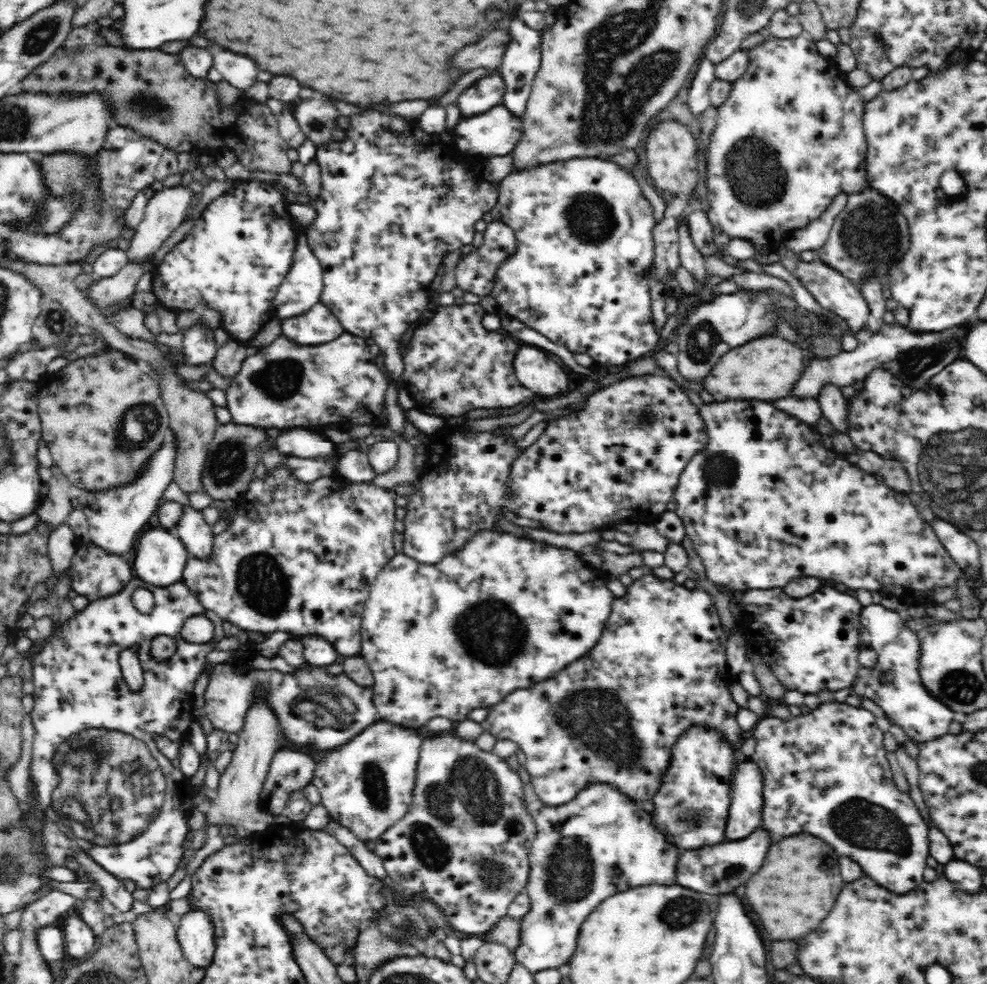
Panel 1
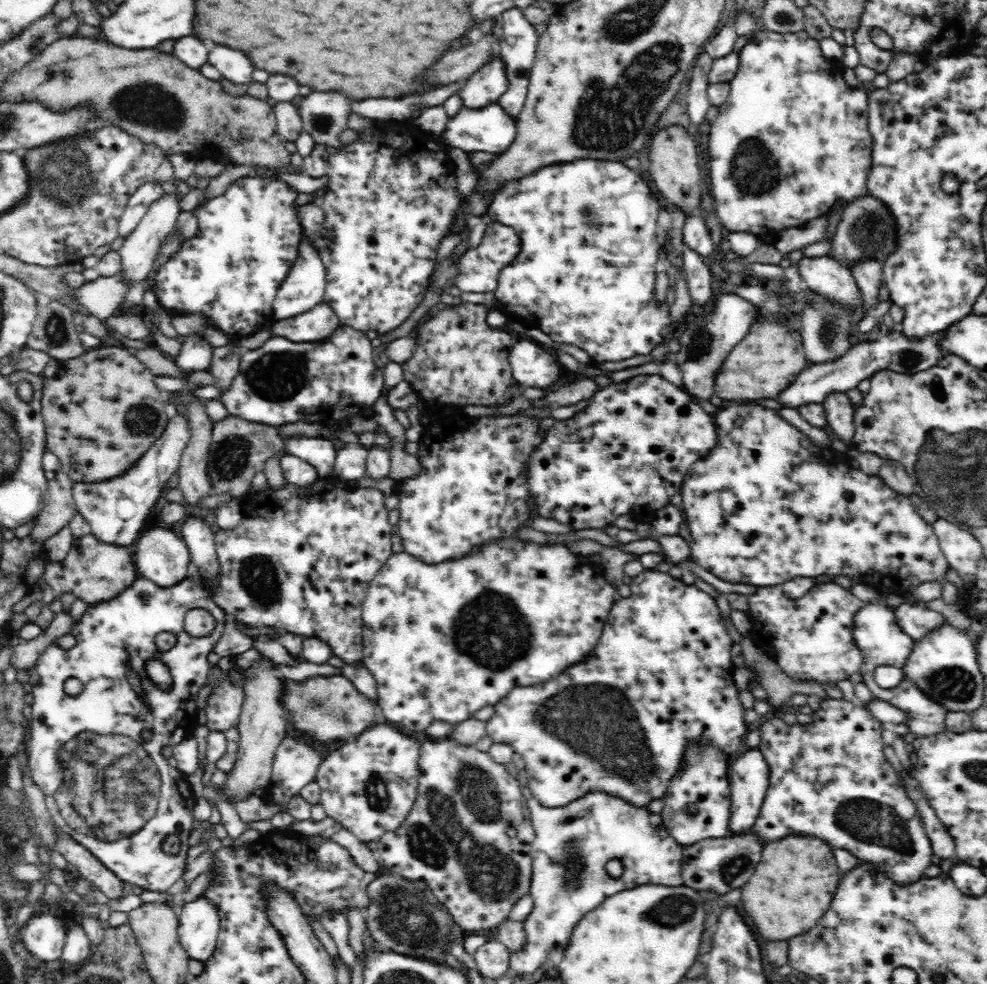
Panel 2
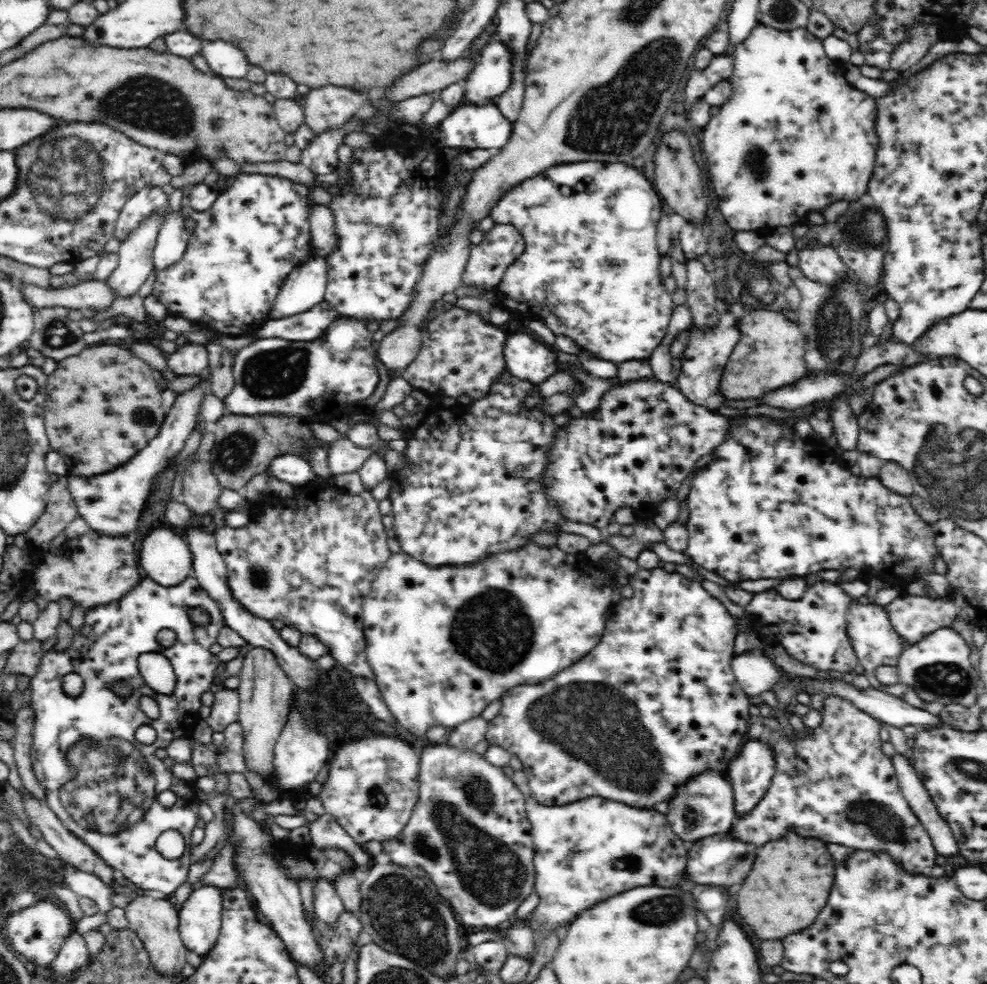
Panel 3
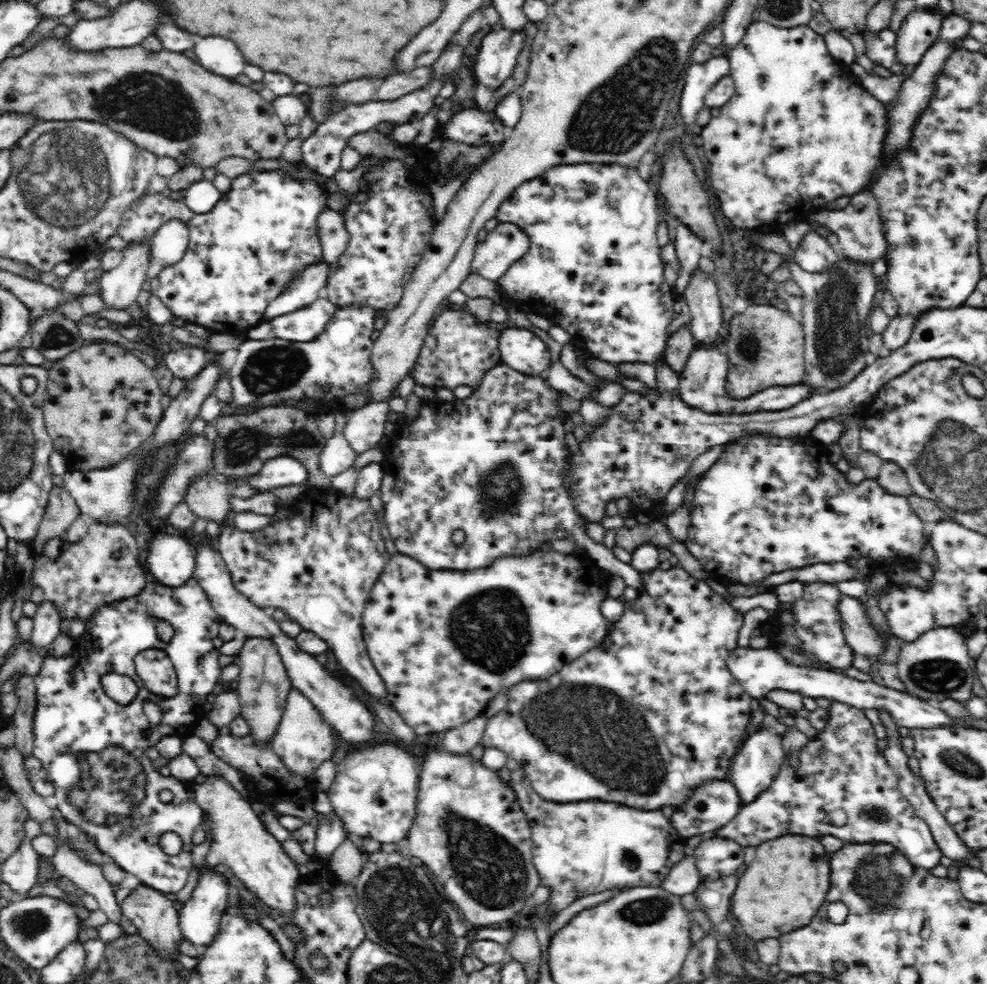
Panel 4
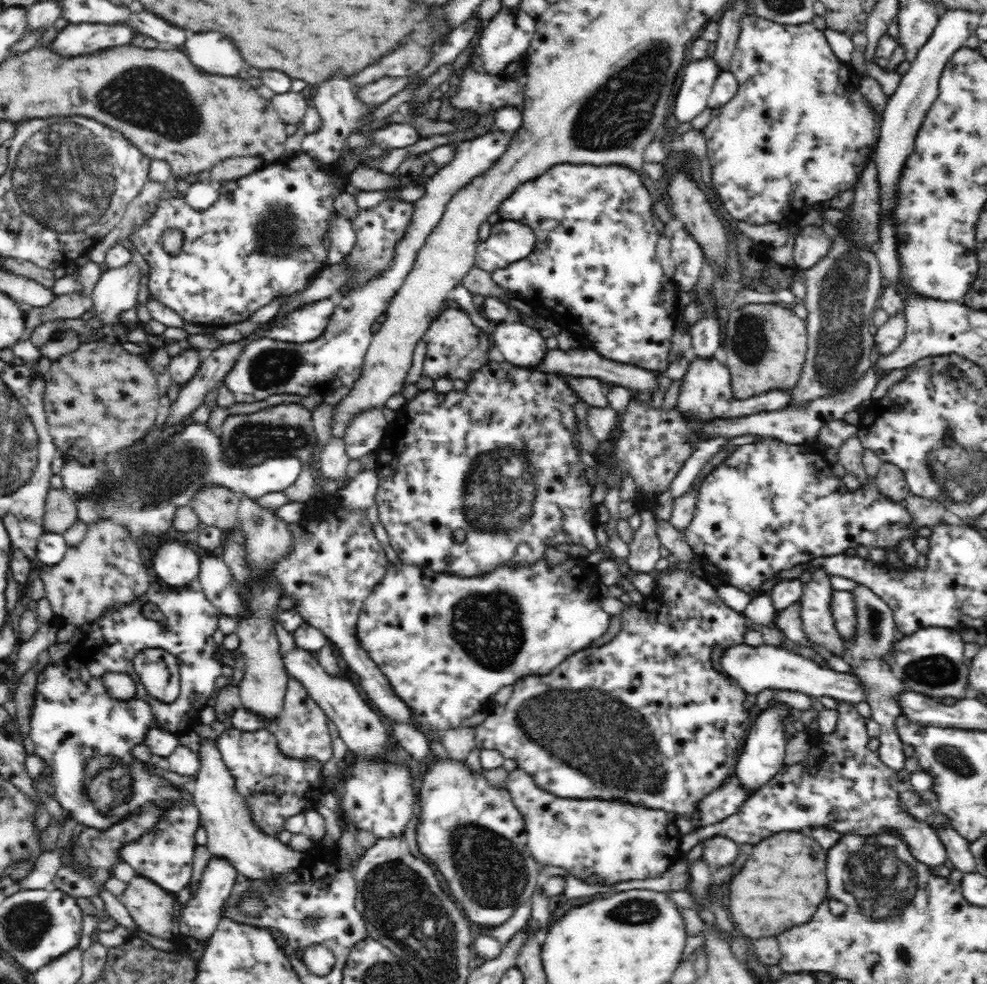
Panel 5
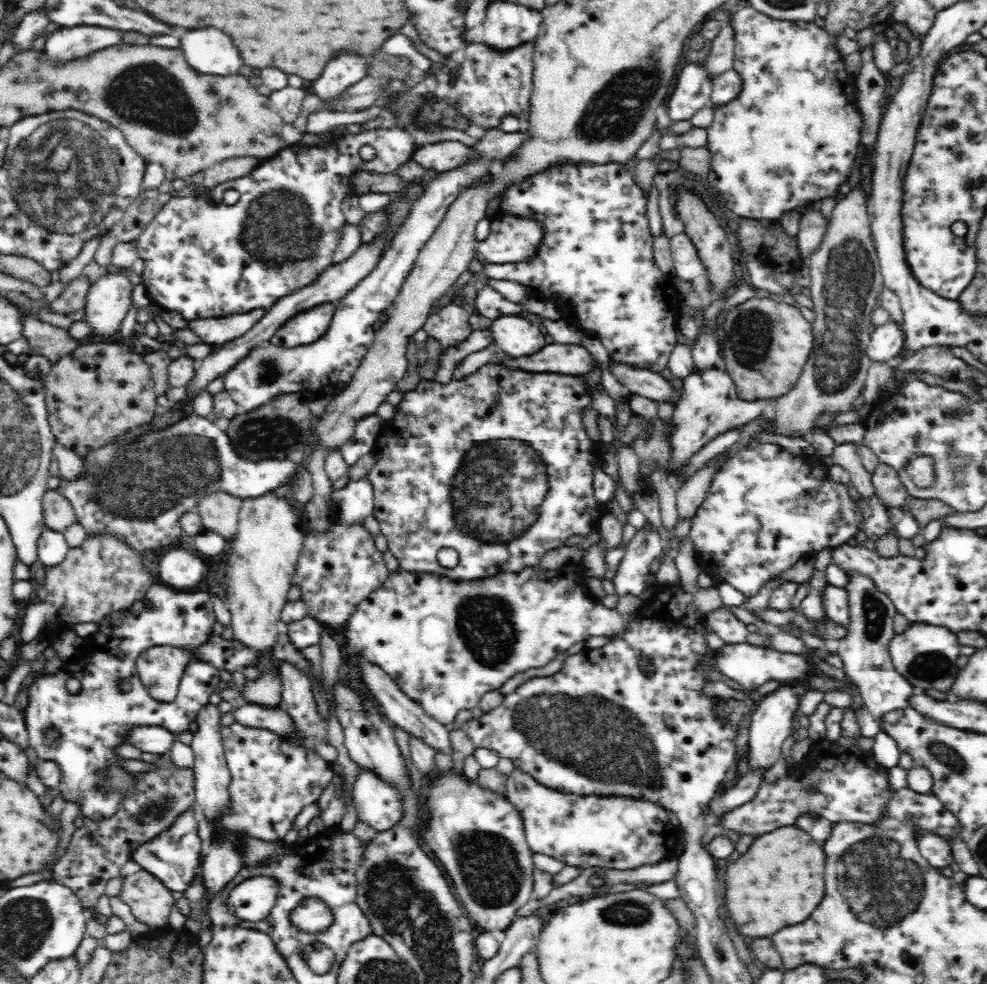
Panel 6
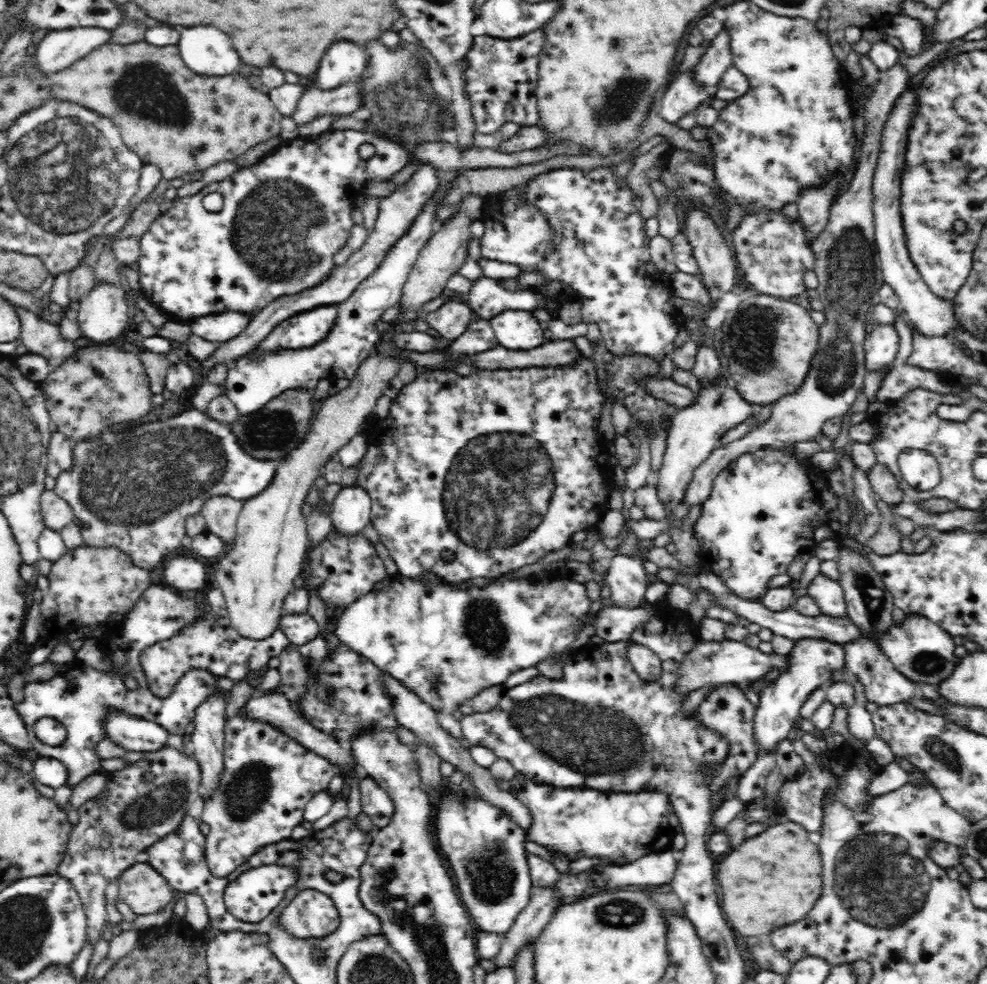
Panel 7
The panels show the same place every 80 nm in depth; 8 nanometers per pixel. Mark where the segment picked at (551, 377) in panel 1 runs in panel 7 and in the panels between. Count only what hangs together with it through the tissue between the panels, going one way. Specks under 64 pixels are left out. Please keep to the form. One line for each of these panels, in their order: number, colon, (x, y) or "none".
2: (532, 366)
3: (528, 360)
4: (521, 350)
5: (521, 346)
6: (516, 337)
7: (516, 330)

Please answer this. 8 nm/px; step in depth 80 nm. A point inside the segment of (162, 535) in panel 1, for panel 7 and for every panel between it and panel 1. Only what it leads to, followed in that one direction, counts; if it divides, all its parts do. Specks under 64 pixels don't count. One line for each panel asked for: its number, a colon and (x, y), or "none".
2: (161, 556)
3: (164, 556)
4: (171, 560)
5: (178, 565)
6: (178, 567)
7: (183, 572)

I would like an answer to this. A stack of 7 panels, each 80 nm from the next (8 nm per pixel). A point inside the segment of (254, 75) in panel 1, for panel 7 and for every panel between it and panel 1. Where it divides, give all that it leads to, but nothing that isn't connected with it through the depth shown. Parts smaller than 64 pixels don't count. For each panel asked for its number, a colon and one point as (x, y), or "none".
2: (232, 64)
3: (225, 60)
4: (215, 54)
5: (212, 52)
6: (209, 51)
7: (205, 50)

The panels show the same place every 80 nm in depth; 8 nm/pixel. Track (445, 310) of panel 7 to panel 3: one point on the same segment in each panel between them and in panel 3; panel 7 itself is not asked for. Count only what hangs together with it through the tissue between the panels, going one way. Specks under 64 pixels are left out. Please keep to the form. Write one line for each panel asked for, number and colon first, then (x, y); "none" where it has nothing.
3: (462, 354)
4: (458, 351)
5: (456, 348)
6: (449, 326)

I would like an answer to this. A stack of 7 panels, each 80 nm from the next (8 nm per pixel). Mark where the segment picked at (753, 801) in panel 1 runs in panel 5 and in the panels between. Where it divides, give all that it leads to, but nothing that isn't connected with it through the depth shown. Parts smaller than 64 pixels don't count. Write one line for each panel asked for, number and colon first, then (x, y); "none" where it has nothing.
2: (748, 773)
3: (749, 773)
4: (753, 769)
5: (763, 755)

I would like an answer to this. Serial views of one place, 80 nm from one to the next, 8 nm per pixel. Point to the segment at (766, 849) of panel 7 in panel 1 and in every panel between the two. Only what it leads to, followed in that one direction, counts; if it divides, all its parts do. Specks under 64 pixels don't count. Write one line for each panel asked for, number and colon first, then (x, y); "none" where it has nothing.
1: (791, 894)
2: (792, 886)
3: (789, 883)
4: (783, 888)
5: (784, 882)
6: (779, 881)

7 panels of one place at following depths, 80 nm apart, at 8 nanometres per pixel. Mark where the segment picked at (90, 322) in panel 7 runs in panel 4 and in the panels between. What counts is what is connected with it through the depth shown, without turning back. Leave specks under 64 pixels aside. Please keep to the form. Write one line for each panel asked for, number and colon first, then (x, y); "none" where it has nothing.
4: (120, 286)
5: (116, 291)
6: (108, 300)

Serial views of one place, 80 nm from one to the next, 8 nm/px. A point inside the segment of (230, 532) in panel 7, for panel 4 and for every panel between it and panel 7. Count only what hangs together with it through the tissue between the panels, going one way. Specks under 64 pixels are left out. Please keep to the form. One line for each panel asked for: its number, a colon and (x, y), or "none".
4: (207, 497)
5: (217, 506)
6: (219, 511)

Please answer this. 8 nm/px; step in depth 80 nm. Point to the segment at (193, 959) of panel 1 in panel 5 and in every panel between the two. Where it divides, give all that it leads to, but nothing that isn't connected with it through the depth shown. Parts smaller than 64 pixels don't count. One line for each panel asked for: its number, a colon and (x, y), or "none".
2: (198, 925)
3: (200, 918)
4: (200, 916)
5: (199, 917)

